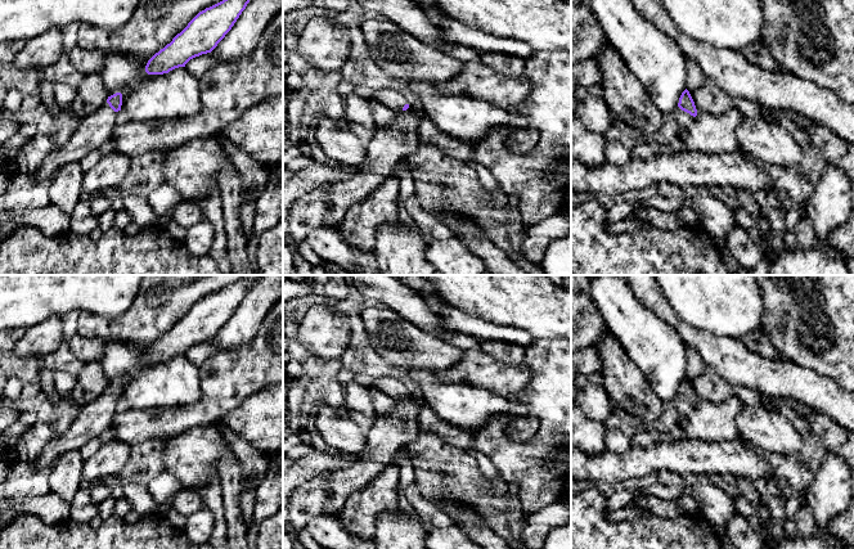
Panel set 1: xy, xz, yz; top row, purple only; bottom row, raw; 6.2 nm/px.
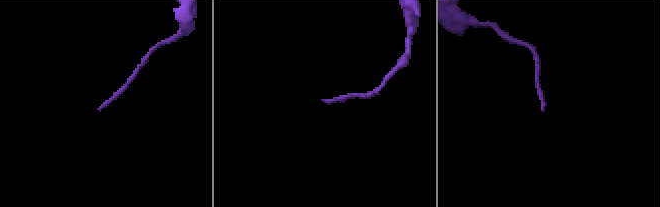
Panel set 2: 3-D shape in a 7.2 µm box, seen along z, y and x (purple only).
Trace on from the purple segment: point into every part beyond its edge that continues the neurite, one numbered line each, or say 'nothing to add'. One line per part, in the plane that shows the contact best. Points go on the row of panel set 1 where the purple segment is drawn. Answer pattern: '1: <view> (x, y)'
1: yz (684, 120)

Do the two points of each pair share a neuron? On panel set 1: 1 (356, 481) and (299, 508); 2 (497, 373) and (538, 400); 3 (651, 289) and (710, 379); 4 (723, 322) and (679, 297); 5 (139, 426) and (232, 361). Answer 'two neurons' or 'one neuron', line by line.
1: one neuron
2: two neurons
3: two neurons
4: one neuron
5: one neuron

